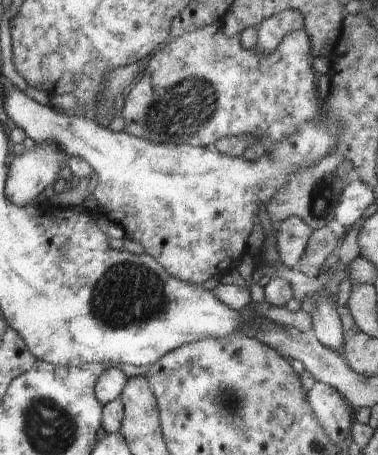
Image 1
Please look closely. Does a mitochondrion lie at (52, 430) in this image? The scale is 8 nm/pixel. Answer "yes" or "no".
yes

